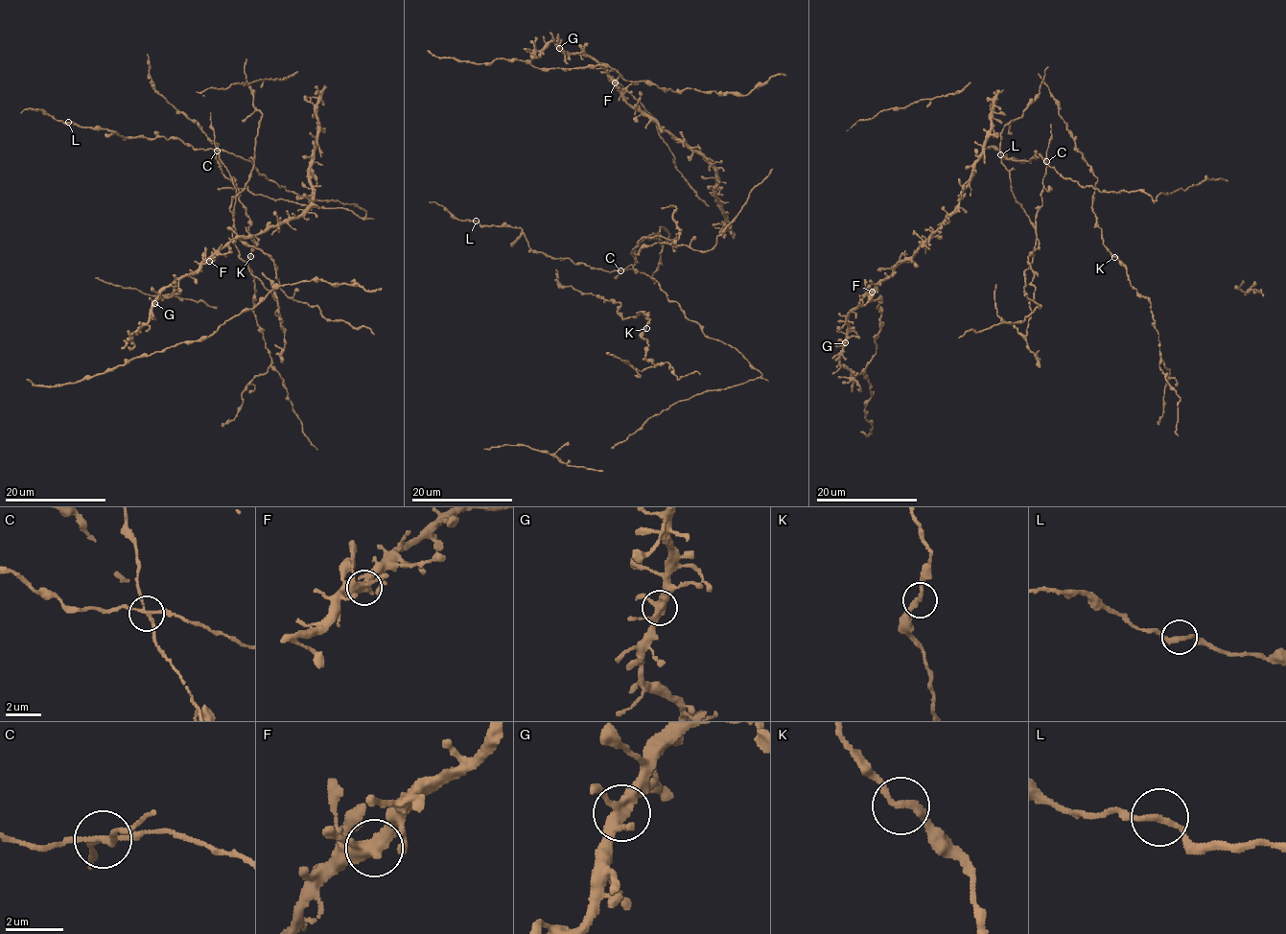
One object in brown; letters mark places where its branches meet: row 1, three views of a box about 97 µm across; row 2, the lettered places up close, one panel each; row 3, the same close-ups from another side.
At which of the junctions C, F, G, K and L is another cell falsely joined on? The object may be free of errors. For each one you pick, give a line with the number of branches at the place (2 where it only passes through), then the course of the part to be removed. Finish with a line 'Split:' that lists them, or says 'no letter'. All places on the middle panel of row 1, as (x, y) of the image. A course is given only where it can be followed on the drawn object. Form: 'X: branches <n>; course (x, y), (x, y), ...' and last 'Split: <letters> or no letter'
C: branches 4; course (620, 270), (638, 263), (631, 253), (660, 243), (713, 248), (772, 169)
Split: C

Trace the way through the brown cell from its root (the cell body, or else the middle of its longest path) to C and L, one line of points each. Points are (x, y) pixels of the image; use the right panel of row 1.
C: (1003, 128), (1001, 163), (1009, 171), (1015, 198), (1033, 223), (1042, 204), (1046, 161)
L: (1003, 128), (1001, 163), (1009, 171), (1015, 198), (1035, 223), (1048, 161), (1040, 154), (1015, 160), (1000, 154)

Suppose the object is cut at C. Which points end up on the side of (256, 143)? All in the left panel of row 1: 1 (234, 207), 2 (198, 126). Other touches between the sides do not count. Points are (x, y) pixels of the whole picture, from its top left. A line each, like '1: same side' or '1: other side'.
1: same side
2: other side

